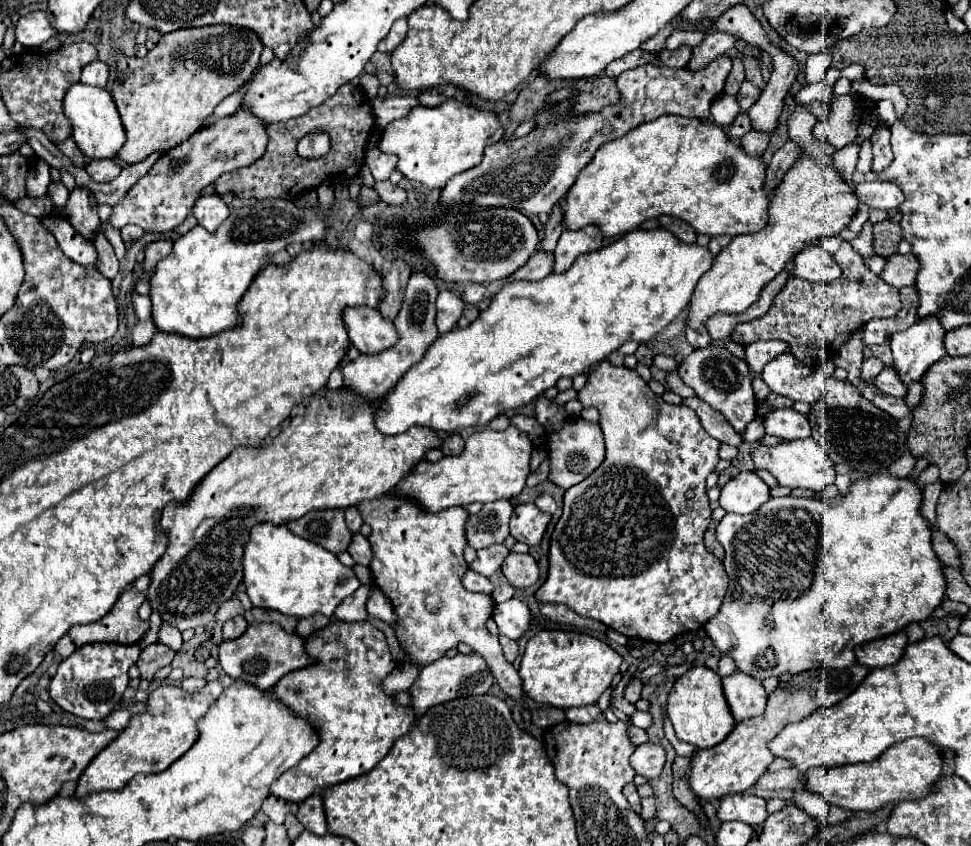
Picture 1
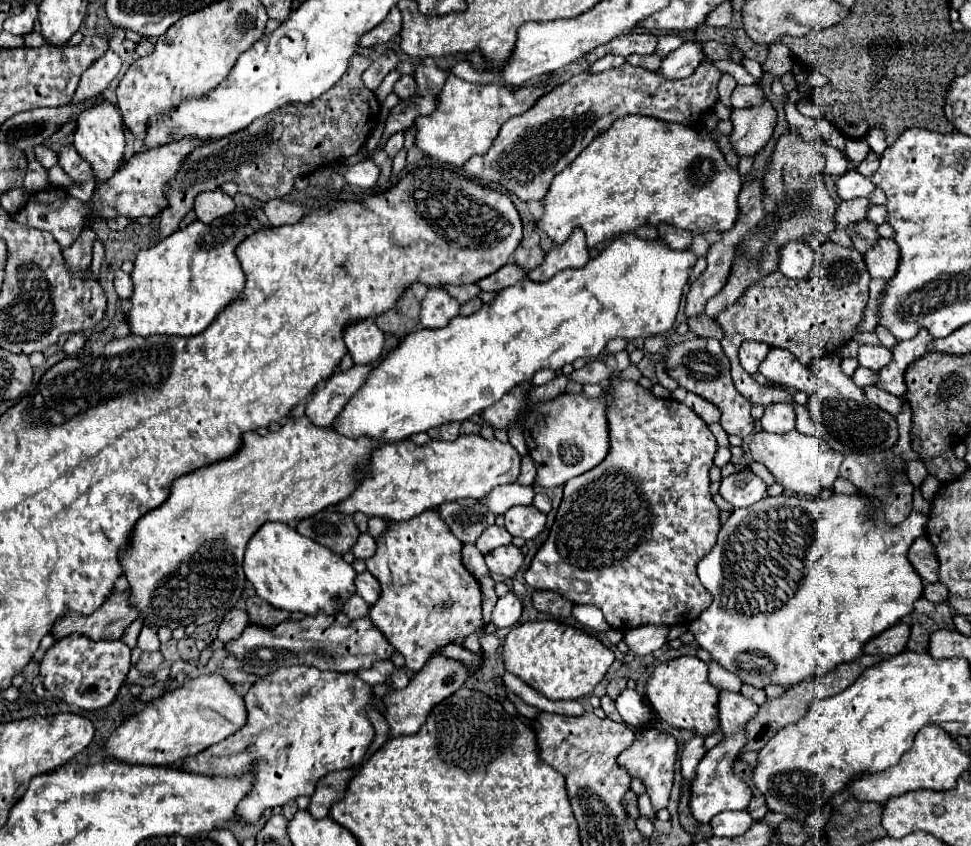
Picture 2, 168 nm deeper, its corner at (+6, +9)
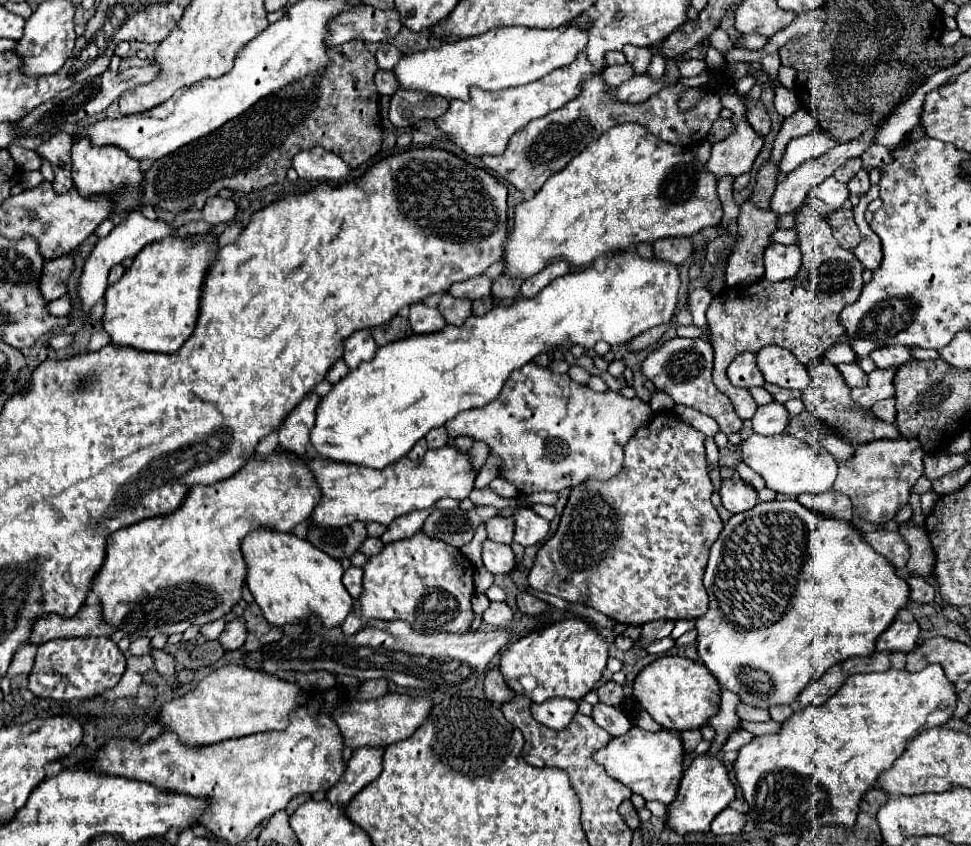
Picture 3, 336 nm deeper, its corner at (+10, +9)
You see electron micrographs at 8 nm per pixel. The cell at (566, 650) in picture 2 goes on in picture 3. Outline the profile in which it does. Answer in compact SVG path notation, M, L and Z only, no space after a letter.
M571 617L543 625L529 635L509 643L507 649L501 653L499 669L505 683L515 693L523 693L535 703L543 703L553 697L579 701L601 679L607 659L609 653L605 639L585 621Z

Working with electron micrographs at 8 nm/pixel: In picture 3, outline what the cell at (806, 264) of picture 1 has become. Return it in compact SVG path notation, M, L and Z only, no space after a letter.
M771 243L765 249L765 279L785 281L797 275L801 267L801 249L797 245Z

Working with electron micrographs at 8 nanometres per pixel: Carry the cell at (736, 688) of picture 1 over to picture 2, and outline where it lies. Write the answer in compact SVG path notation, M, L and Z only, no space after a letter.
M721 691L721 695L719 695L719 719L721 719L723 739L721 739L721 743L717 747L713 747L713 749L709 749L705 753L705 757L699 761L699 765L695 769L695 779L691 781L689 809L691 809L691 815L699 823L709 823L711 817L721 813L721 811L741 811L741 809L747 809L747 805L749 805L753 795L751 795L751 789L747 787L747 783L743 783L733 773L733 761L739 755L739 751L743 749L743 745L747 743L745 725L749 723L751 717L755 717L757 709L759 707L753 701L745 699L741 693Z

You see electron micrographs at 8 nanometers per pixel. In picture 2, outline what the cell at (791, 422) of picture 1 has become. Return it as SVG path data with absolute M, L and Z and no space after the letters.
M775 403L765 407L765 415L761 417L761 427L767 433L787 433L795 429L795 411L789 403Z

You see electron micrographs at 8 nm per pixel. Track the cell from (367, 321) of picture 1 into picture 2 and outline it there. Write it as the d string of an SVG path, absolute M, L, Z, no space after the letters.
M363 319L359 323L349 325L343 333L343 339L357 365L375 363L385 347L385 335L377 331L373 319Z

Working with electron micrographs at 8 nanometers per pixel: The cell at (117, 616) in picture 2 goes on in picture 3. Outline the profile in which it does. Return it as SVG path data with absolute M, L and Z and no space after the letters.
M85 605L75 617L47 615L45 619L37 619L29 643L41 645L59 637L113 637L115 631L117 627L109 627L101 619L101 605Z

